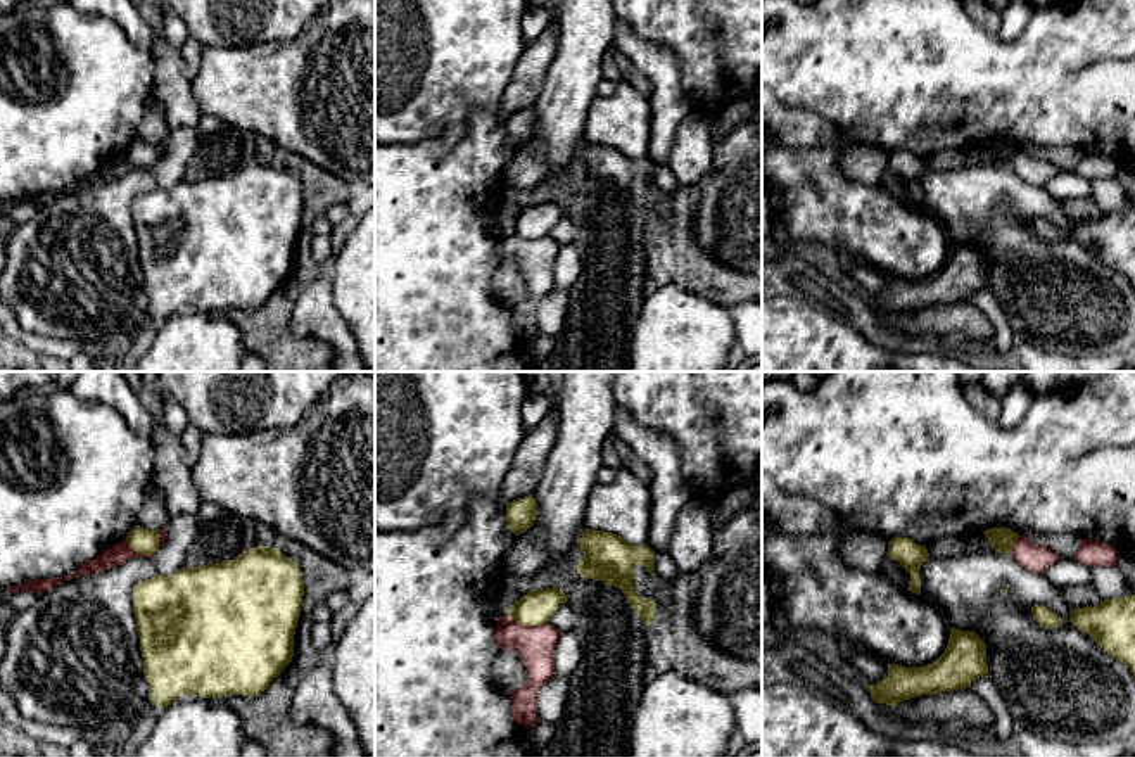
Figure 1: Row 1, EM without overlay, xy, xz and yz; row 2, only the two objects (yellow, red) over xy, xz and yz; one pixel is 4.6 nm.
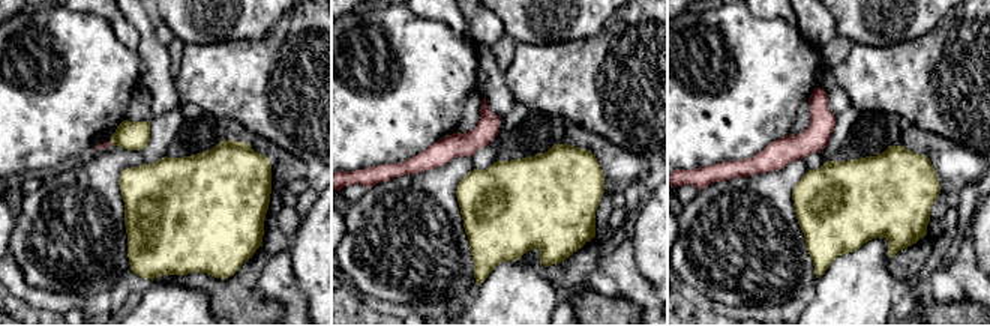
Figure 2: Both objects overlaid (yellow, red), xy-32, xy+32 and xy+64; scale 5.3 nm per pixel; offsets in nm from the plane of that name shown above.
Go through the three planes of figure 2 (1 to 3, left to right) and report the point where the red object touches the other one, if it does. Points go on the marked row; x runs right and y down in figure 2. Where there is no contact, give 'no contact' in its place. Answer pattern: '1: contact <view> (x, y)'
1: no contact
2: contact xy+32 (462, 134)
3: no contact

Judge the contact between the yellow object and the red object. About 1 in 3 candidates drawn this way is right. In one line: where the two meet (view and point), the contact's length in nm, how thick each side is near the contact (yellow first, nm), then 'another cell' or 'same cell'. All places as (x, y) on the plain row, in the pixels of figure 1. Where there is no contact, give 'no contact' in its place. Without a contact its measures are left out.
contact xz (527, 239); length 190 nm; calibres 160 and 180 nm; another cell

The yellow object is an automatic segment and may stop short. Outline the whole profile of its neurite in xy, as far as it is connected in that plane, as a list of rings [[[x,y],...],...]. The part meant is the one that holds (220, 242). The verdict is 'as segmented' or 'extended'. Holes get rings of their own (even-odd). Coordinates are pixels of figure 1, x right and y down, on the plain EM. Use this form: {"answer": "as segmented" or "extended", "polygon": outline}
{"answer": "as segmented", "polygon": [[[259,157],[231,173],[181,180],[133,200],[133,226],[149,297],[149,315],[166,321],[181,308],[257,309],[294,270],[294,247],[304,209],[299,178]]]}

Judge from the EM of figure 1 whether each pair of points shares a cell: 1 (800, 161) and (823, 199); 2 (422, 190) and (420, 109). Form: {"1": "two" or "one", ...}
{"1": "one", "2": "two"}

